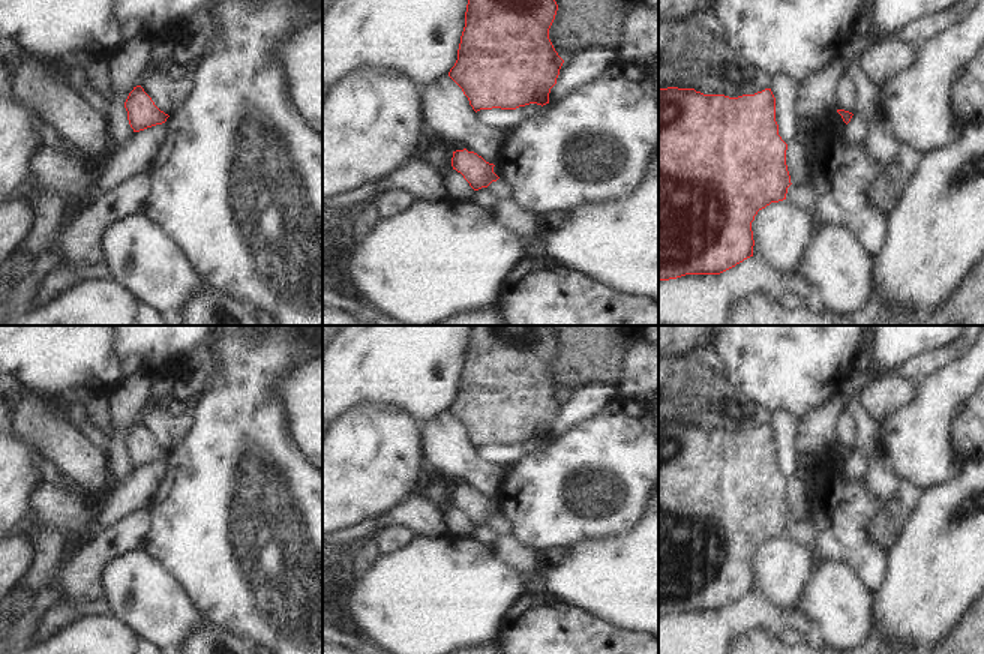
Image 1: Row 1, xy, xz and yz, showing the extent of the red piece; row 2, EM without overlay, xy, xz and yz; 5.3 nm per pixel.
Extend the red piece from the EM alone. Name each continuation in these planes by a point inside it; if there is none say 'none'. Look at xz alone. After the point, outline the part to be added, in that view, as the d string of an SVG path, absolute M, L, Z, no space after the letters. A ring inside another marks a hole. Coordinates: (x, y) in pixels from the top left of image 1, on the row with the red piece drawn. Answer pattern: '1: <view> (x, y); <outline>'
none

